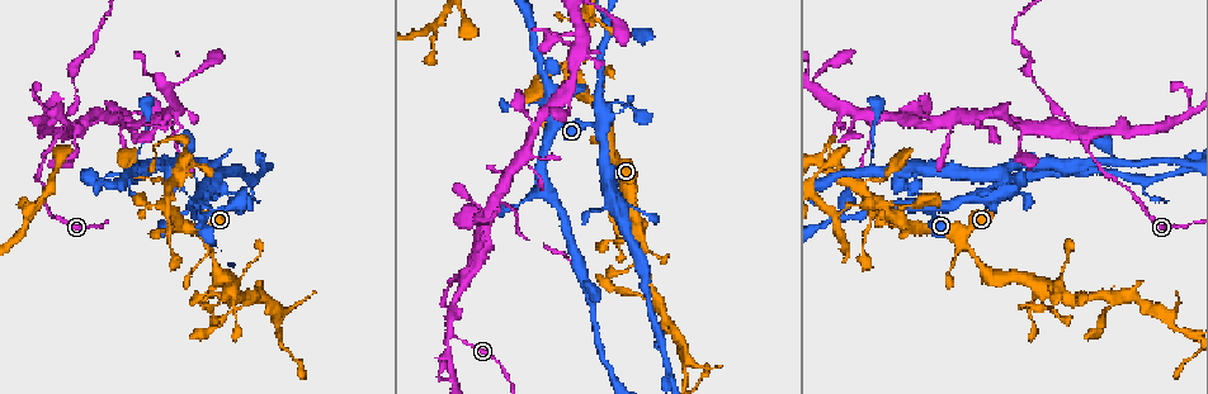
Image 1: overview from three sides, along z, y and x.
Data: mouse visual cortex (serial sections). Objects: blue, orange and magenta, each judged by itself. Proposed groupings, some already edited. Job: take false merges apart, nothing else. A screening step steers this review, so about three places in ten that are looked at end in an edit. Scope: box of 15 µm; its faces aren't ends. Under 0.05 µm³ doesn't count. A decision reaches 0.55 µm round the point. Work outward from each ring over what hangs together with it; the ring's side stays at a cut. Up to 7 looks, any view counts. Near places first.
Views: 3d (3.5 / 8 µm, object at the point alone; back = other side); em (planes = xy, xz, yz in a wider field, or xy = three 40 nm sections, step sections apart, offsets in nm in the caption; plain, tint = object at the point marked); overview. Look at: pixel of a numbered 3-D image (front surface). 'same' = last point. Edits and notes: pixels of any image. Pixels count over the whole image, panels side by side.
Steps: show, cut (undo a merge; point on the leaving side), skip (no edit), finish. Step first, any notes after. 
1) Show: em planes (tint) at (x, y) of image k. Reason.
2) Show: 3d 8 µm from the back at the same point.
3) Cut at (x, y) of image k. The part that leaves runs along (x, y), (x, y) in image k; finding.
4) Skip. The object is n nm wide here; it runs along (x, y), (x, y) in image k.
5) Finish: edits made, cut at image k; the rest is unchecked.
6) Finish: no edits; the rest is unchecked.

Show: 3d 8 µm at (1042, 296) of image 1. Thin arm on a thick one.

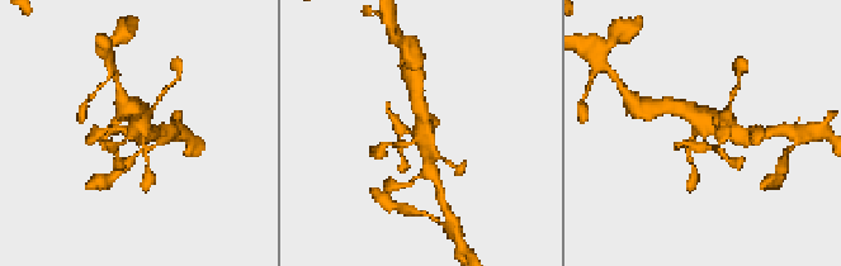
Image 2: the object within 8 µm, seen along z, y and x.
Show: em planes (tint) at (703, 132) of image 2. Now the EM.

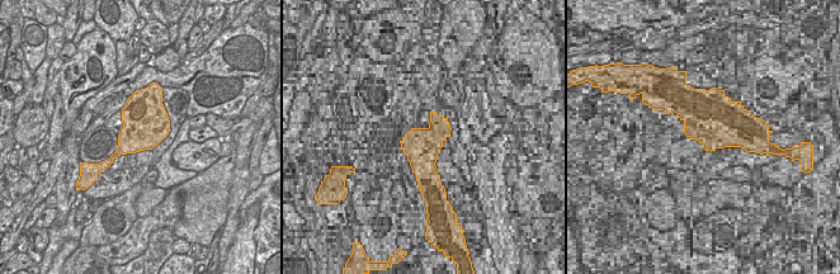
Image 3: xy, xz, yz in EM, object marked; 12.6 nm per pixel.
Cut at (108, 146) of image 2. The object is 600 nm wide here; the part that leaves runs along (704, 141), (731, 162), (743, 157) in image 2; two cells meet here.

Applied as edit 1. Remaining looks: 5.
Show: 3d 3.5 µm at (601, 129) of image 1.

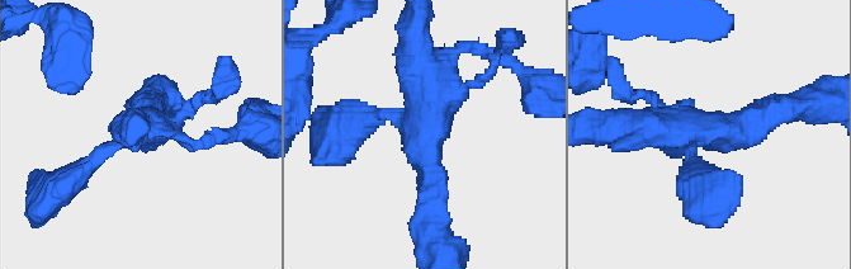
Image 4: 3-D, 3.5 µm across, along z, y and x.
Show: em xy step 1 (tint) at (702, 130) of image 4.

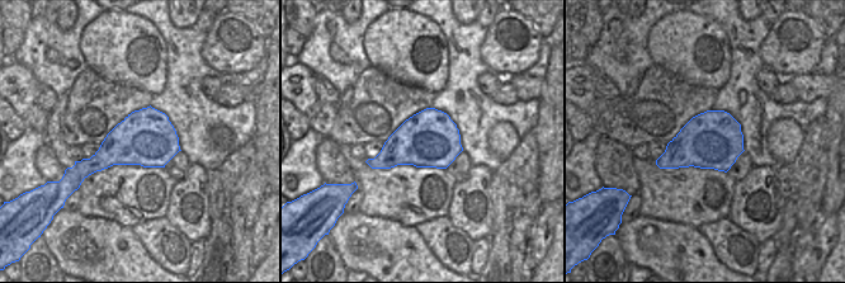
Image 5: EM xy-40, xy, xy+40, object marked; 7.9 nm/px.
Skip. It runs along (350, 130), (396, 117), (428, 132), (428, 201) in image 4; all the same cell.

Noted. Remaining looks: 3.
Show: 3d 3.5 µm at (168, 190) of image 1. Branch point.

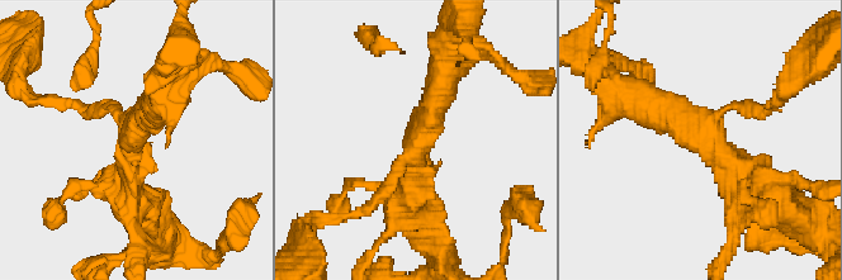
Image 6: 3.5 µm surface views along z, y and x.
Show: em xy step 3 (tint) at (418, 146) of image 6. 3 arms meet here; the arms are 150, 350, 450 nm wide; need the tissue.

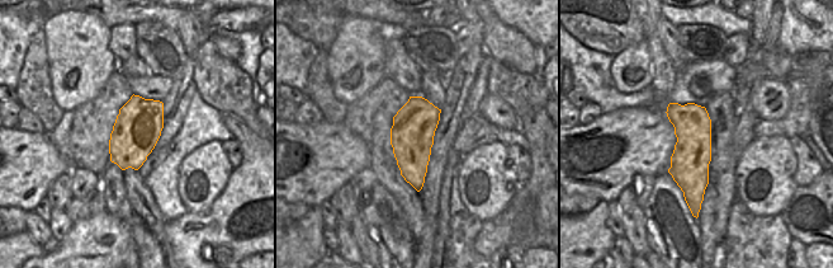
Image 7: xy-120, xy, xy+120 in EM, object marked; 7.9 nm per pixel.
Skip. It runs along (767, 193), (715, 143), (641, 104) in image 6; continuous, no second cell.

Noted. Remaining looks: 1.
Finish: edits made, cut at image 2; the rest is unchecked.

